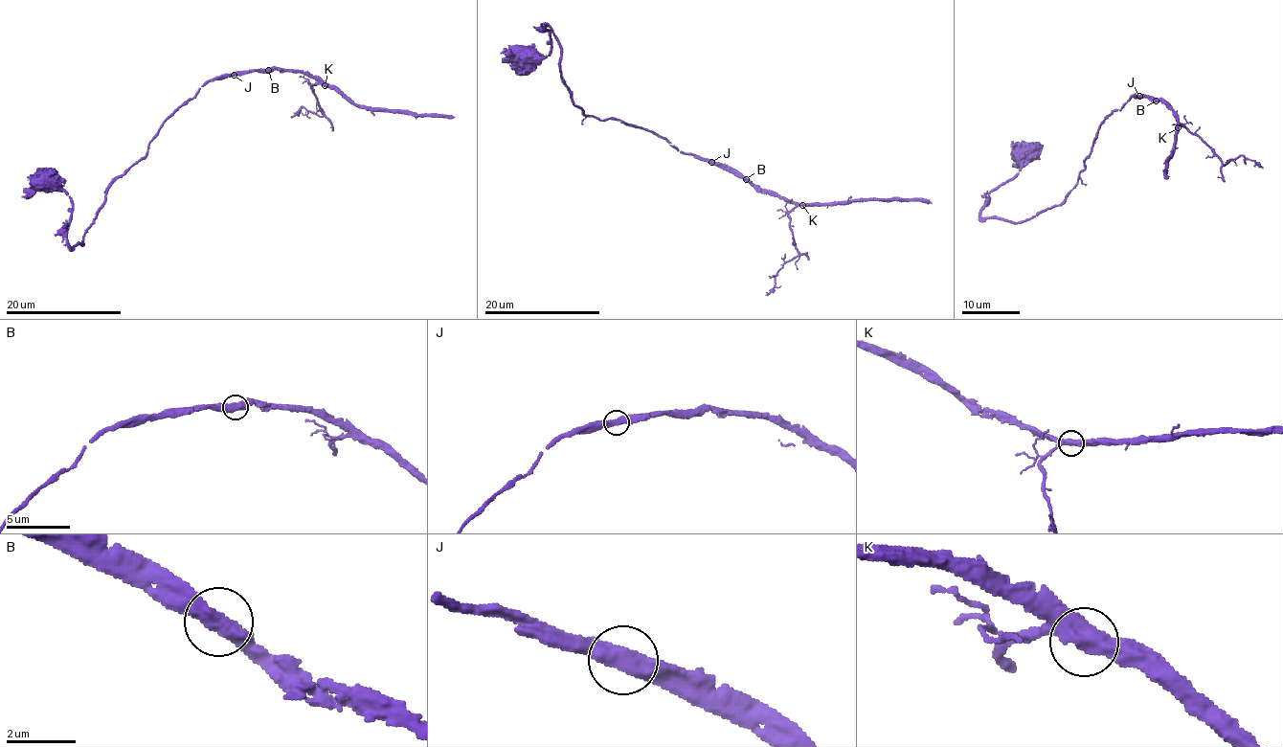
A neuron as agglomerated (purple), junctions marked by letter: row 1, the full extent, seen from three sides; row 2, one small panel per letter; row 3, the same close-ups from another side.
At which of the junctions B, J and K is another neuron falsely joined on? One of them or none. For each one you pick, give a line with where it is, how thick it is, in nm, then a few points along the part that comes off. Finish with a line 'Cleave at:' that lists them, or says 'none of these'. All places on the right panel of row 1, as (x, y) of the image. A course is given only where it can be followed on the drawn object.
Cleave at: none of these

